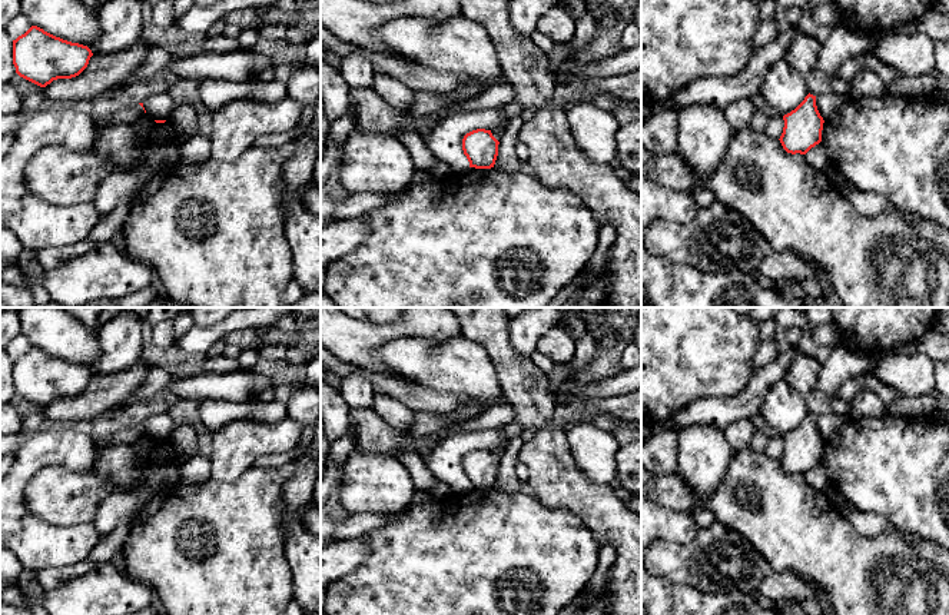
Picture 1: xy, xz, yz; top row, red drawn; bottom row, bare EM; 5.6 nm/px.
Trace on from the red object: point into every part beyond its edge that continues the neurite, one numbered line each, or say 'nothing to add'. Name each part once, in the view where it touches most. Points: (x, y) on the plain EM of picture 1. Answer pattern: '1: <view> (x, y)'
nothing to add

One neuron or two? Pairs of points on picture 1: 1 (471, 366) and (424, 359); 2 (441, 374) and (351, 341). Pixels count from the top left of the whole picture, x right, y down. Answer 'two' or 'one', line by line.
1: one
2: two

